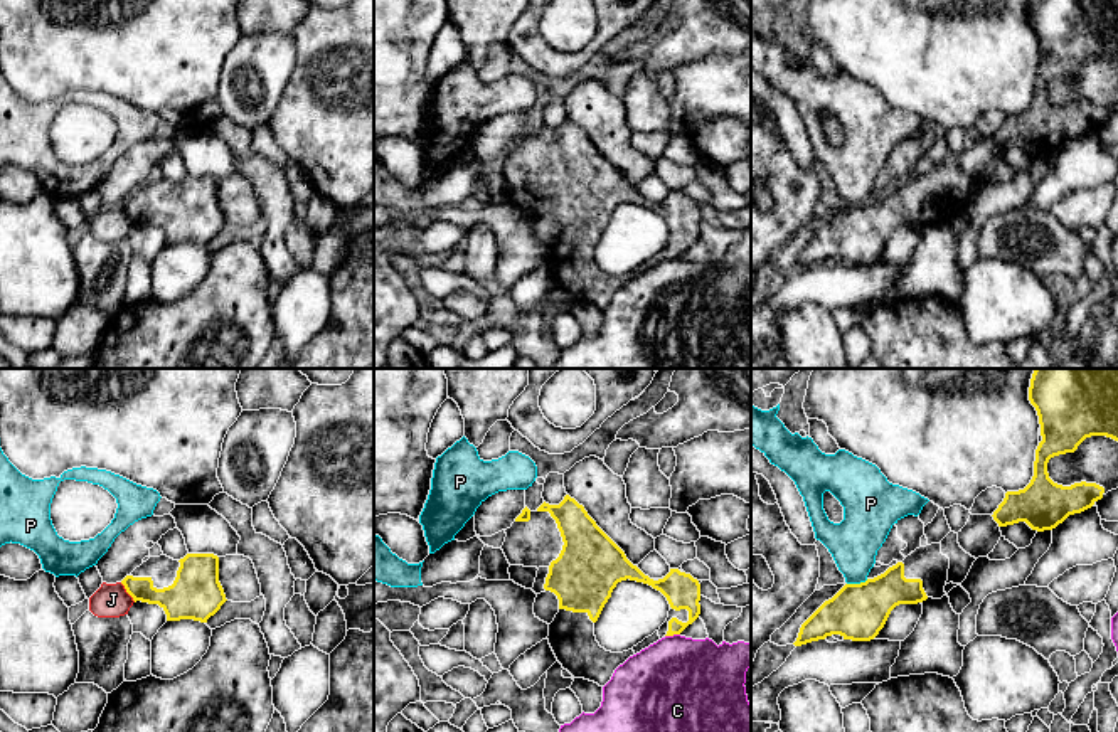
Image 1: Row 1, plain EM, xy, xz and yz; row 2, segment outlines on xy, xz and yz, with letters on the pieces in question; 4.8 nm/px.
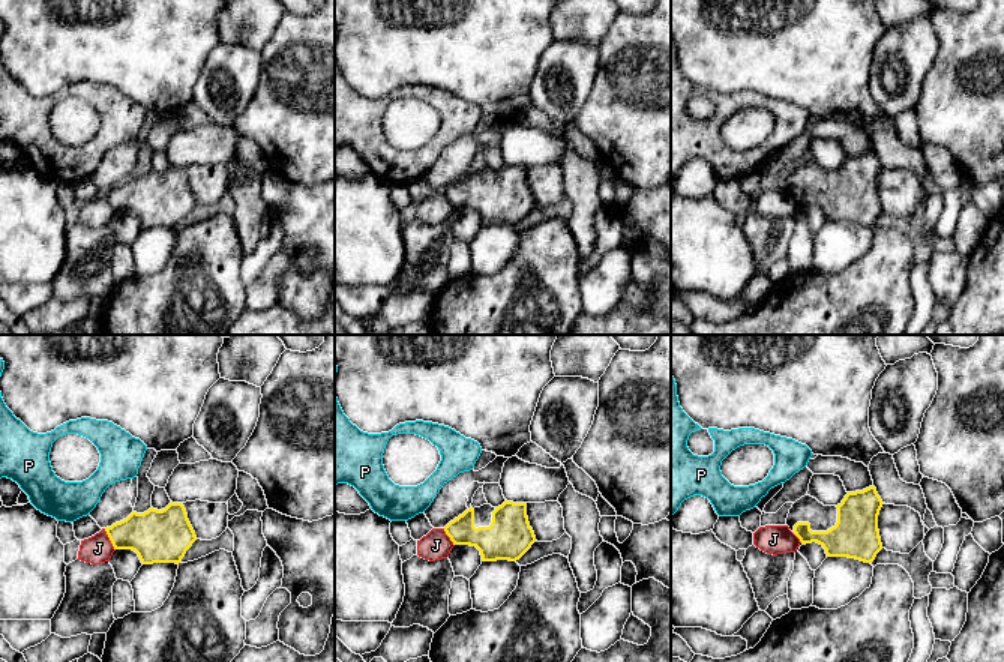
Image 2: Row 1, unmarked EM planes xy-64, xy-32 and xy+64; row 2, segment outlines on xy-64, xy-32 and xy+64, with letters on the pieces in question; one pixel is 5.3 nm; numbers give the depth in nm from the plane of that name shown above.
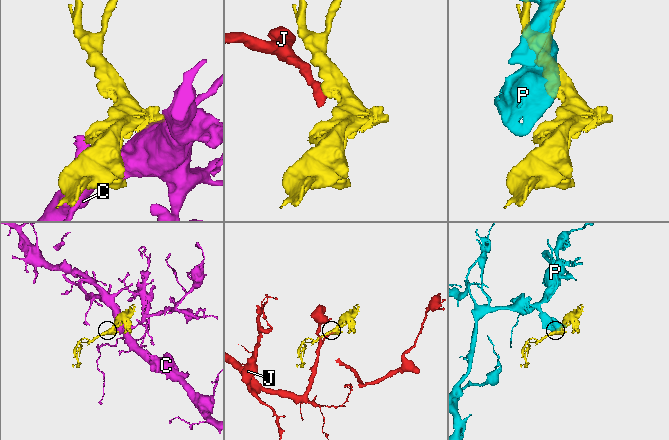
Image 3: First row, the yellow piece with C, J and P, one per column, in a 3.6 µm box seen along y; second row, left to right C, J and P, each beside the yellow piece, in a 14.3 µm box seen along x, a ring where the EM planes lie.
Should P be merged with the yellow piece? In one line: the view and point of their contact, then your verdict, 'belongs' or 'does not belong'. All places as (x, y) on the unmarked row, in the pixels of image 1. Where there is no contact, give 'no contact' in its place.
contact yz (857, 207); does not belong

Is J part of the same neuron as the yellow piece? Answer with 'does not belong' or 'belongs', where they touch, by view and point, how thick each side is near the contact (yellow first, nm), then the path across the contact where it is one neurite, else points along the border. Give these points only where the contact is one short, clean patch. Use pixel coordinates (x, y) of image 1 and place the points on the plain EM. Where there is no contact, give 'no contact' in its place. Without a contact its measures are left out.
does not belong; meets yellow in xy at (127, 214); 160 nm thick on the yellow side, 160 nm on the other; border along xy (120, 206), (135, 224)

